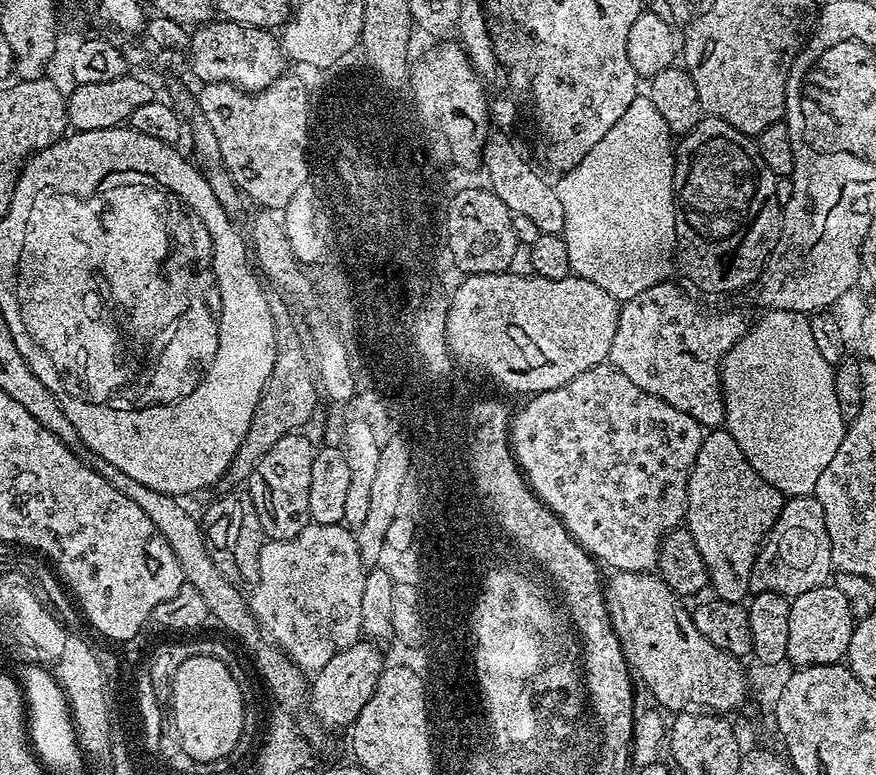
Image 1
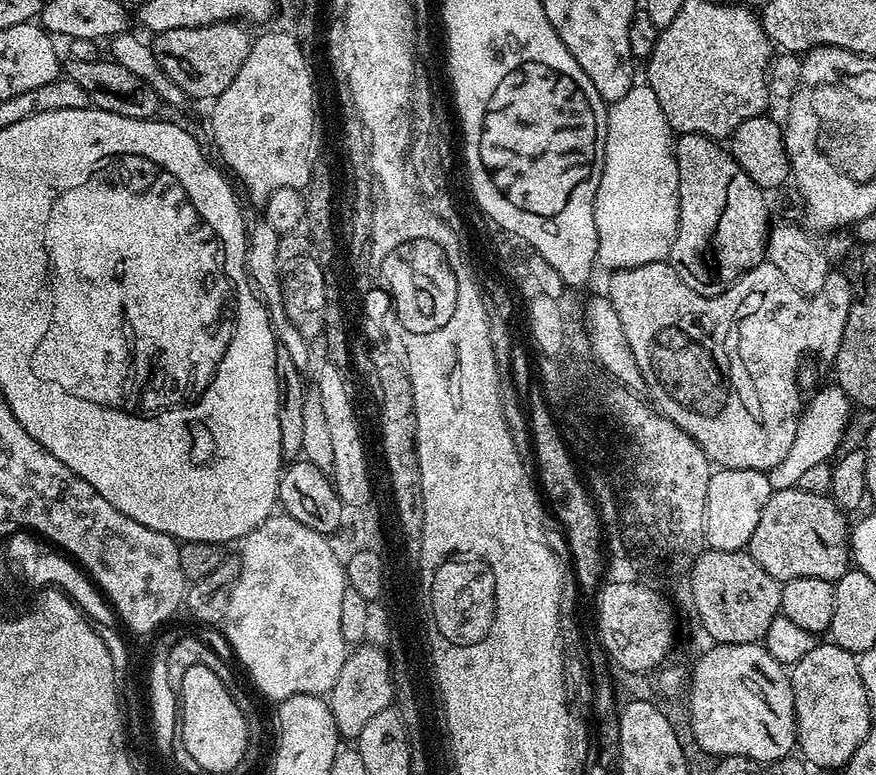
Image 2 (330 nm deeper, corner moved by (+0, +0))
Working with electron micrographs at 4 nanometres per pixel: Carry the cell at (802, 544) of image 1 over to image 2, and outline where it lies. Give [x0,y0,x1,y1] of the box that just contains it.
[747,487,850,581]

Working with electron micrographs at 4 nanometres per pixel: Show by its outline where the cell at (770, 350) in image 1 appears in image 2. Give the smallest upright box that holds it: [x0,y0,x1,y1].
[768,386,850,489]

